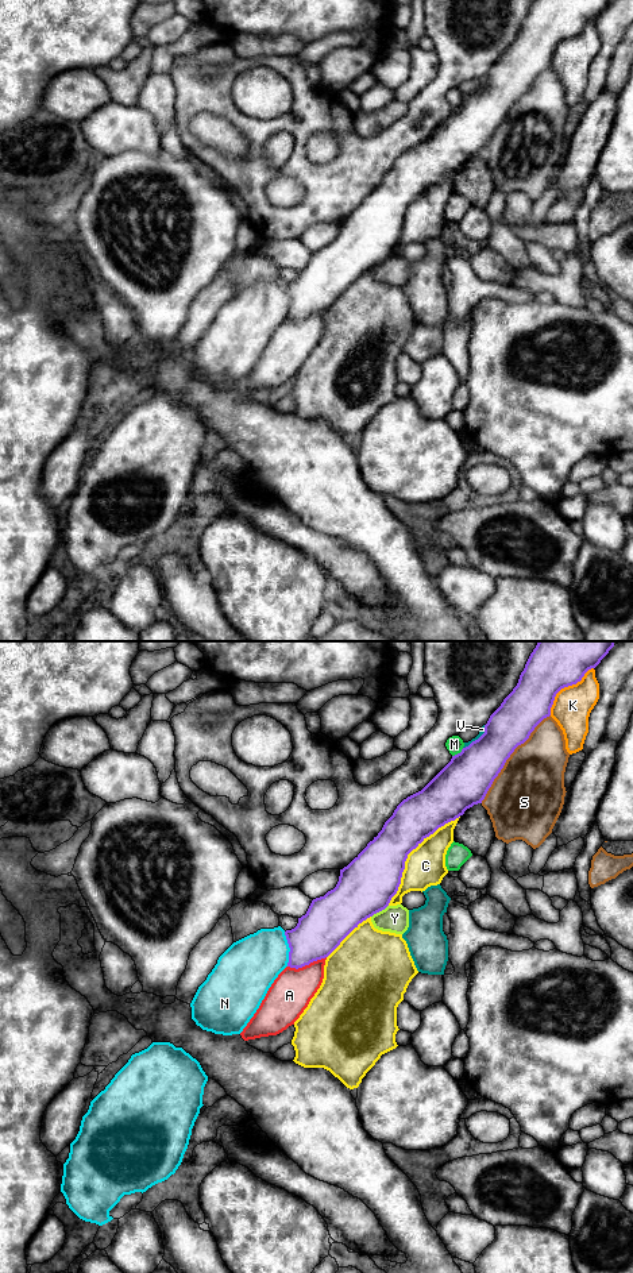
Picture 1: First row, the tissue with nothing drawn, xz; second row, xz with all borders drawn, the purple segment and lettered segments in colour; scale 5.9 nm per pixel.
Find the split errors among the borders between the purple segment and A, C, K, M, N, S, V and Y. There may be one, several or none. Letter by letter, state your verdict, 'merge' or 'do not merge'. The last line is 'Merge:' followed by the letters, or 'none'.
A: merge
C: do not merge
K: do not merge
M: do not merge
N: do not merge
S: do not merge
V: do not merge
Y: do not merge
Merge: A

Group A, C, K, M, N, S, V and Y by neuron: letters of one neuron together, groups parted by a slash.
A / C / K / M / N / S / V / Y

